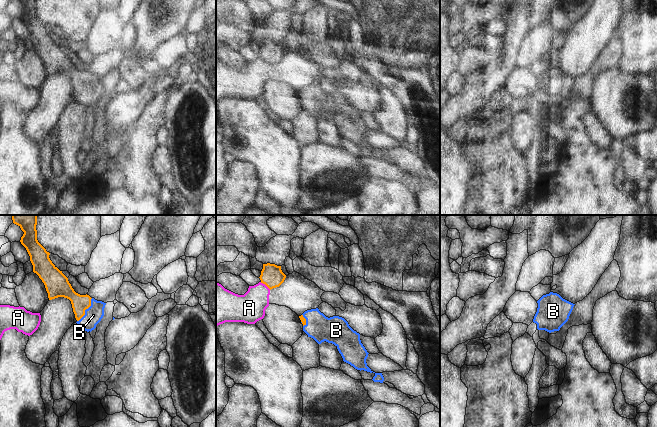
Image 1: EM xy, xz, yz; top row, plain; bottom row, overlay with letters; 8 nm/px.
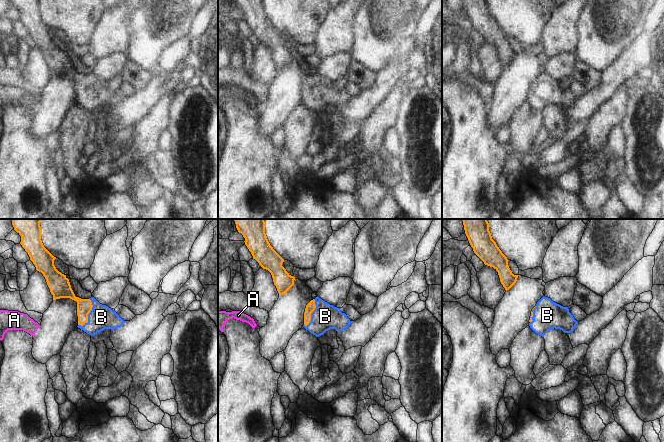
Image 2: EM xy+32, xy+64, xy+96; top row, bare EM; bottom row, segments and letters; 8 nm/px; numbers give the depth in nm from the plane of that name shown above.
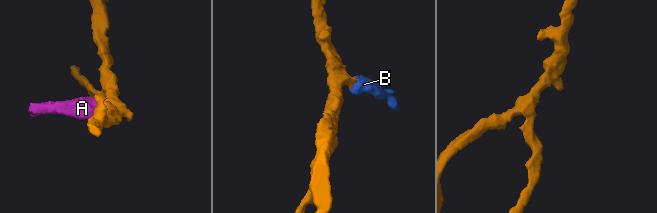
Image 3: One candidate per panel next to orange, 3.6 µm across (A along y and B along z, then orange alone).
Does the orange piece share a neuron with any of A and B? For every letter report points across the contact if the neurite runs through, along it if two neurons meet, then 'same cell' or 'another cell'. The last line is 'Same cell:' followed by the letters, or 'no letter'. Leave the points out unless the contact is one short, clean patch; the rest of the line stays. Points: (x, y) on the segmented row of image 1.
A: border xz (260, 282), (270, 289); another cell
B: way xy (62, 288), (85, 309), (93, 315); same cell
Same cell: B

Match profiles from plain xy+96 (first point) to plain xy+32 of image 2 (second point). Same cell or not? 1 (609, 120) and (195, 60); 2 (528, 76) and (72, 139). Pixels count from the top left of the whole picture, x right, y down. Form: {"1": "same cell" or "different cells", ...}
{"1": "different cells", "2": "different cells"}

